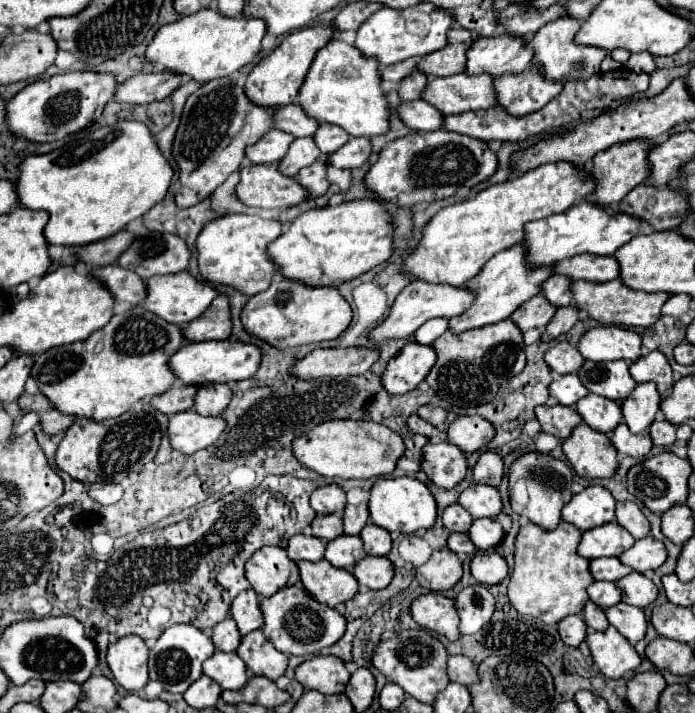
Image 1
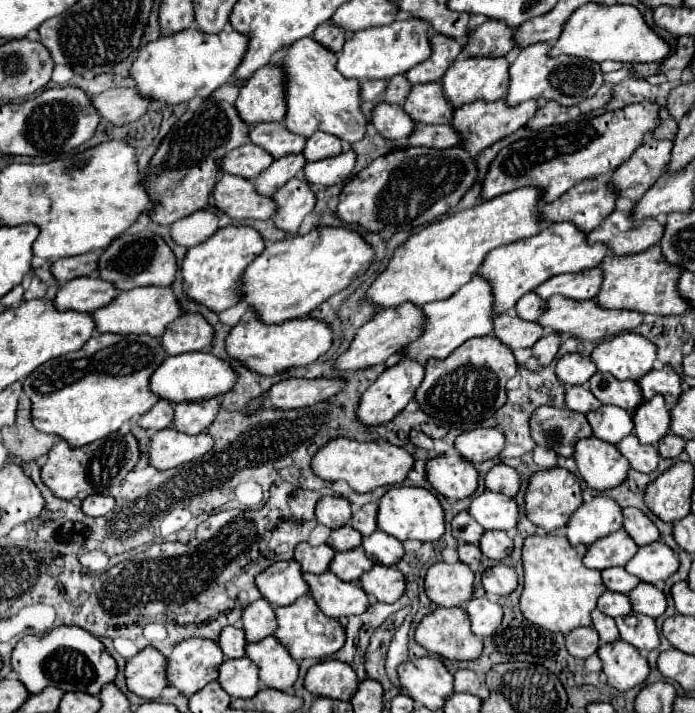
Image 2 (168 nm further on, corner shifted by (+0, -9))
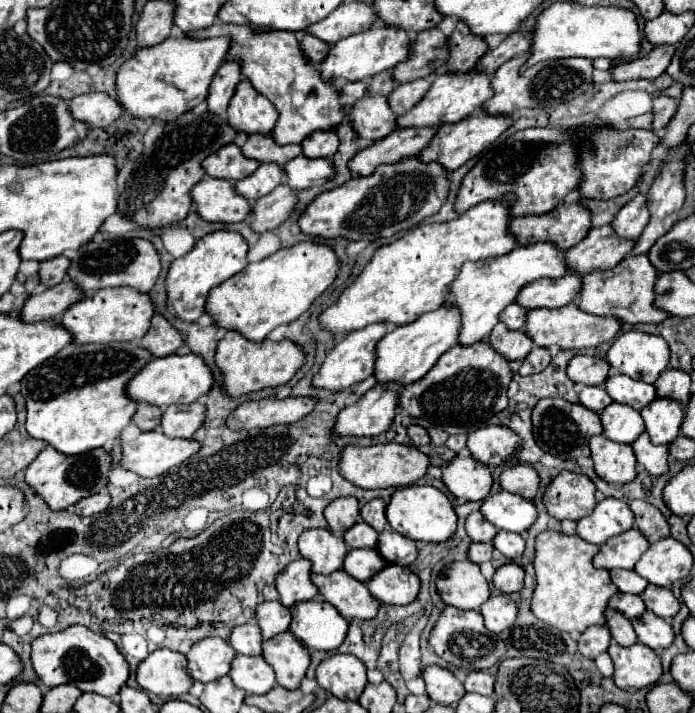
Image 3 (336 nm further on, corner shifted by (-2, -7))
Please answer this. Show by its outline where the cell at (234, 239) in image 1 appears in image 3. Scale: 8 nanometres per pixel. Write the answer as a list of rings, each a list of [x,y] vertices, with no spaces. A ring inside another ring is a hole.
[[[216,230],[200,238],[194,248],[174,260],[170,264],[170,272],[166,276],[166,290],[168,290],[168,304],[176,310],[176,314],[186,322],[196,322],[200,316],[206,314],[206,298],[212,288],[228,280],[230,276],[242,272],[248,264],[248,244],[238,232],[230,230]]]

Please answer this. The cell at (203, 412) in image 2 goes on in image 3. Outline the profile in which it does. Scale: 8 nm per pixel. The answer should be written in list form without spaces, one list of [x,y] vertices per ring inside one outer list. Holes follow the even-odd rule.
[[[194,402],[188,406],[172,404],[162,414],[162,432],[170,438],[192,438],[194,432],[204,424],[206,408],[202,402]]]

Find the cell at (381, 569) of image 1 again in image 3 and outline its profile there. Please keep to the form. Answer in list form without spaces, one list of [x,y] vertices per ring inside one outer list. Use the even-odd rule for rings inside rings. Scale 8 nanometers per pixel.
[[[388,564],[366,582],[370,594],[382,604],[410,604],[420,588],[420,580],[406,566]]]

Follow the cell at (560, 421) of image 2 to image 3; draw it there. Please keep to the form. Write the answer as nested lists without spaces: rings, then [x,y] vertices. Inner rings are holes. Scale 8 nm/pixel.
[[[542,398],[532,410],[534,440],[544,452],[550,452],[562,460],[576,460],[578,456],[588,456],[588,438],[602,434],[602,424],[596,412],[584,408],[582,404],[572,404],[562,398]]]

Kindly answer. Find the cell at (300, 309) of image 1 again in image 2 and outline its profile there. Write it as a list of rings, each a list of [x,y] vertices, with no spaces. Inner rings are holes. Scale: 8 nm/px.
[[[248,310],[240,322],[230,330],[226,338],[226,352],[230,358],[242,362],[254,374],[274,376],[278,372],[308,366],[318,356],[322,356],[332,344],[332,332],[322,320],[302,318],[302,320],[288,320],[282,324],[264,324],[256,316],[256,312]]]

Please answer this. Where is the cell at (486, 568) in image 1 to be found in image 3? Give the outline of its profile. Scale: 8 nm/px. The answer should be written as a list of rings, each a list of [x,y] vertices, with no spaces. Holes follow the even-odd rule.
[[[504,564],[496,570],[494,578],[492,578],[492,584],[504,592],[504,594],[512,594],[512,592],[520,592],[522,586],[524,586],[524,570],[522,566],[518,564]]]

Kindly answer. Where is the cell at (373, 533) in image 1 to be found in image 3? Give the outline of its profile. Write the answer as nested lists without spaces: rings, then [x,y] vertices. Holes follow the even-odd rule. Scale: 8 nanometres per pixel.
[[[386,530],[378,536],[378,552],[382,554],[382,558],[388,564],[402,564],[406,556],[410,556],[410,564],[414,562],[418,550],[416,550],[416,542],[394,532],[394,530]]]

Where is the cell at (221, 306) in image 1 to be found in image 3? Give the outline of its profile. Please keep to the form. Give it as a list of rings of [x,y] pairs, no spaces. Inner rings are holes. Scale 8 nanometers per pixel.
[[[158,314],[152,318],[152,328],[140,344],[144,348],[150,348],[154,356],[170,356],[176,354],[178,348],[182,348],[182,334],[164,316]]]

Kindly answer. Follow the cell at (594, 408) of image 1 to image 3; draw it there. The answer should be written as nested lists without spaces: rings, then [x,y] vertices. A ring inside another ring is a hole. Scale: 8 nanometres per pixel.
[[[612,402],[602,410],[600,420],[604,426],[602,434],[614,442],[632,444],[644,432],[644,420],[640,412],[626,404]]]

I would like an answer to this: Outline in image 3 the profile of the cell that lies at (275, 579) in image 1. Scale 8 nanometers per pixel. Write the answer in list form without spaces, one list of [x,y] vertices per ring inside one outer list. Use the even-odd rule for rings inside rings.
[[[296,558],[276,576],[276,590],[280,594],[280,602],[286,608],[302,600],[312,600],[318,594],[318,588],[310,580],[310,566],[312,564],[308,560]]]

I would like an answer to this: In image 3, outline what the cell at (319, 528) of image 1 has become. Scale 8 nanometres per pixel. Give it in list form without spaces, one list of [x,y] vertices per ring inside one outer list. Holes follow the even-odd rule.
[[[360,520],[350,530],[346,530],[342,538],[348,548],[374,548],[378,540],[378,532]]]

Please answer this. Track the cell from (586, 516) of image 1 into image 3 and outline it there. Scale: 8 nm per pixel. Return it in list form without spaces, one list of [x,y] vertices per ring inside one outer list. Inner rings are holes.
[[[604,498],[594,512],[578,520],[576,534],[590,544],[604,544],[608,538],[622,534],[634,526],[634,514],[628,504],[618,498]]]

